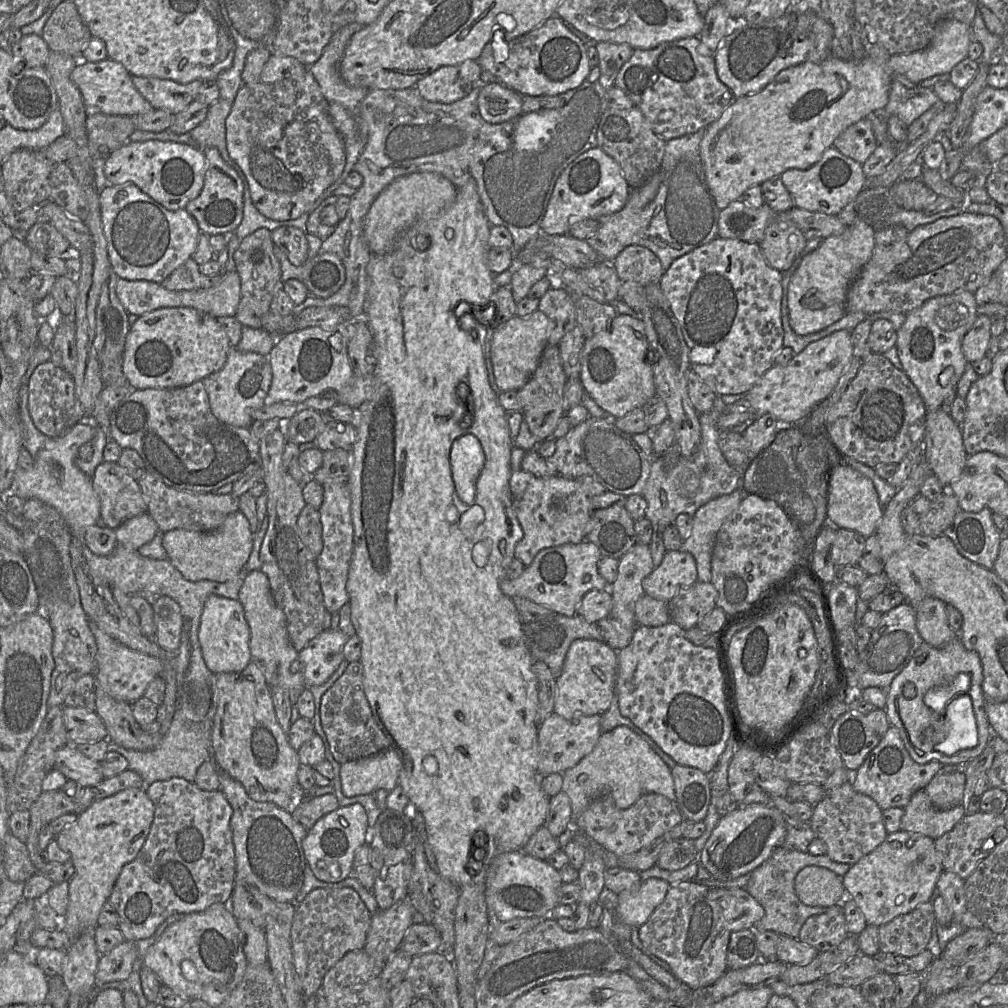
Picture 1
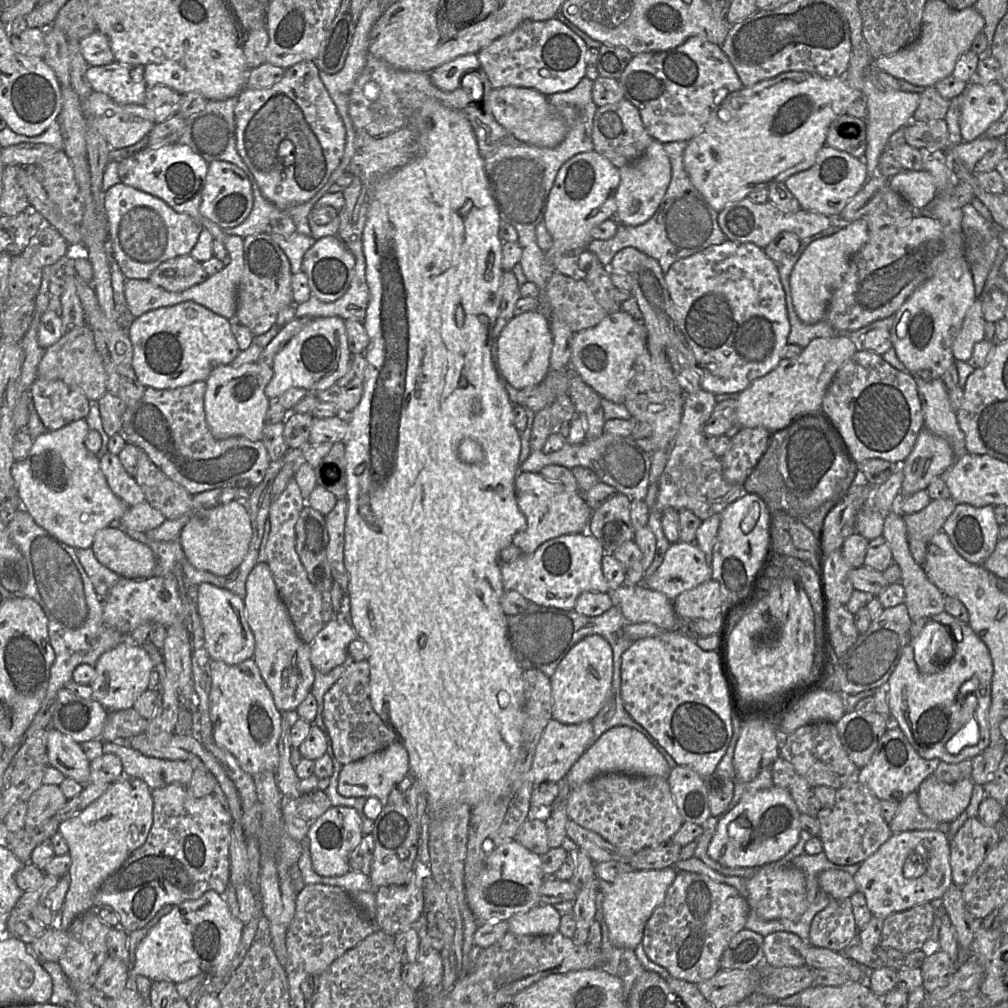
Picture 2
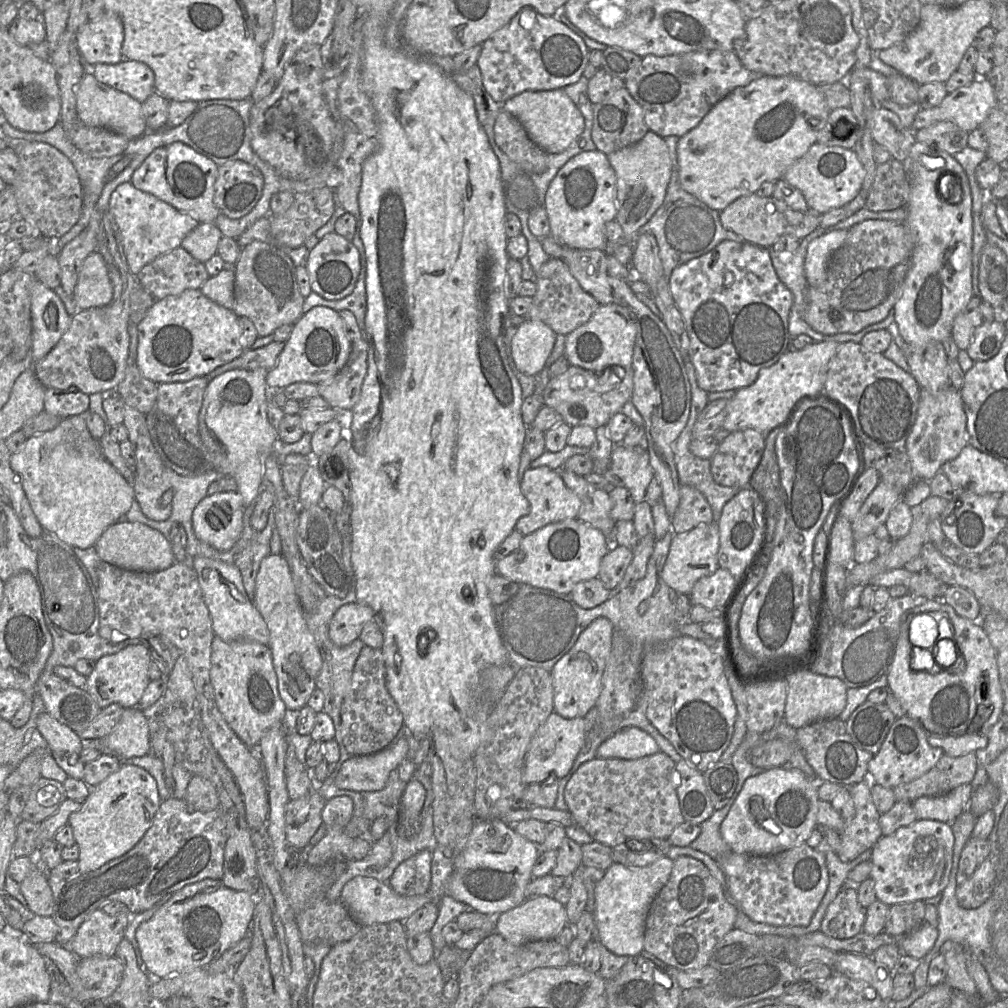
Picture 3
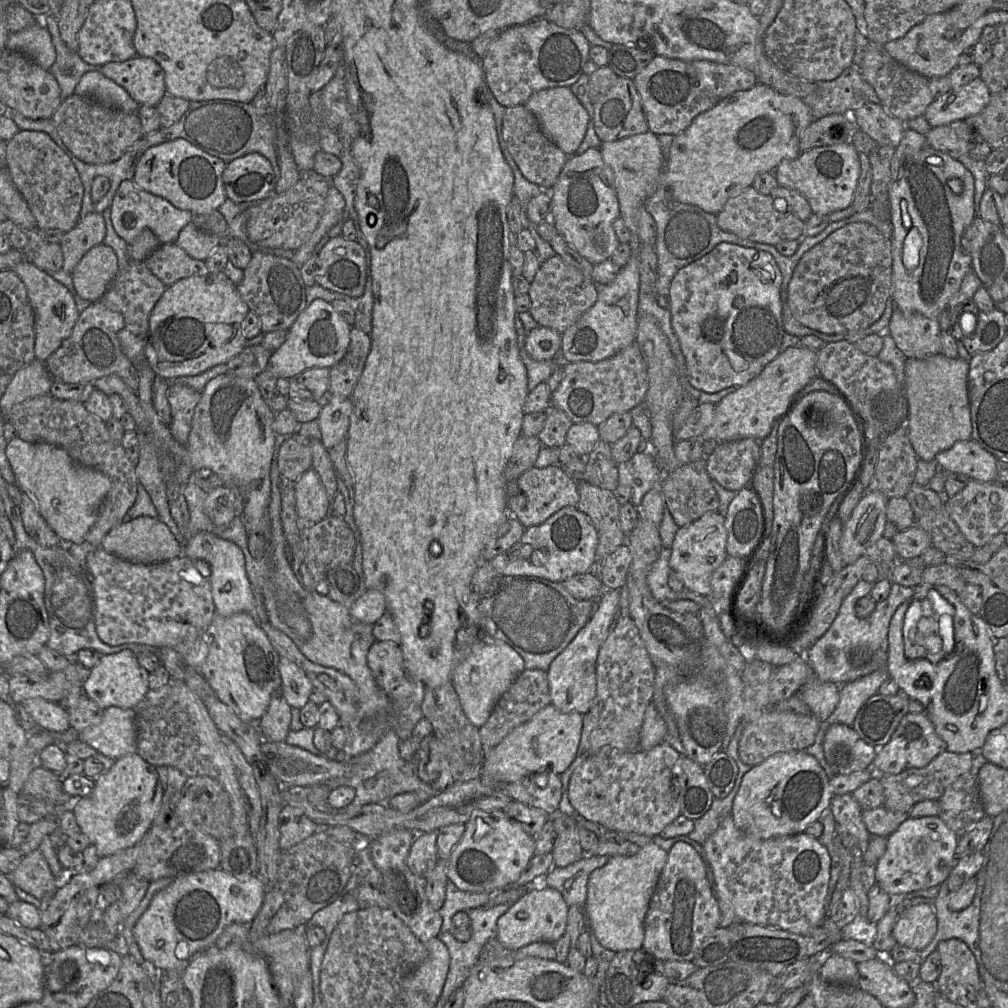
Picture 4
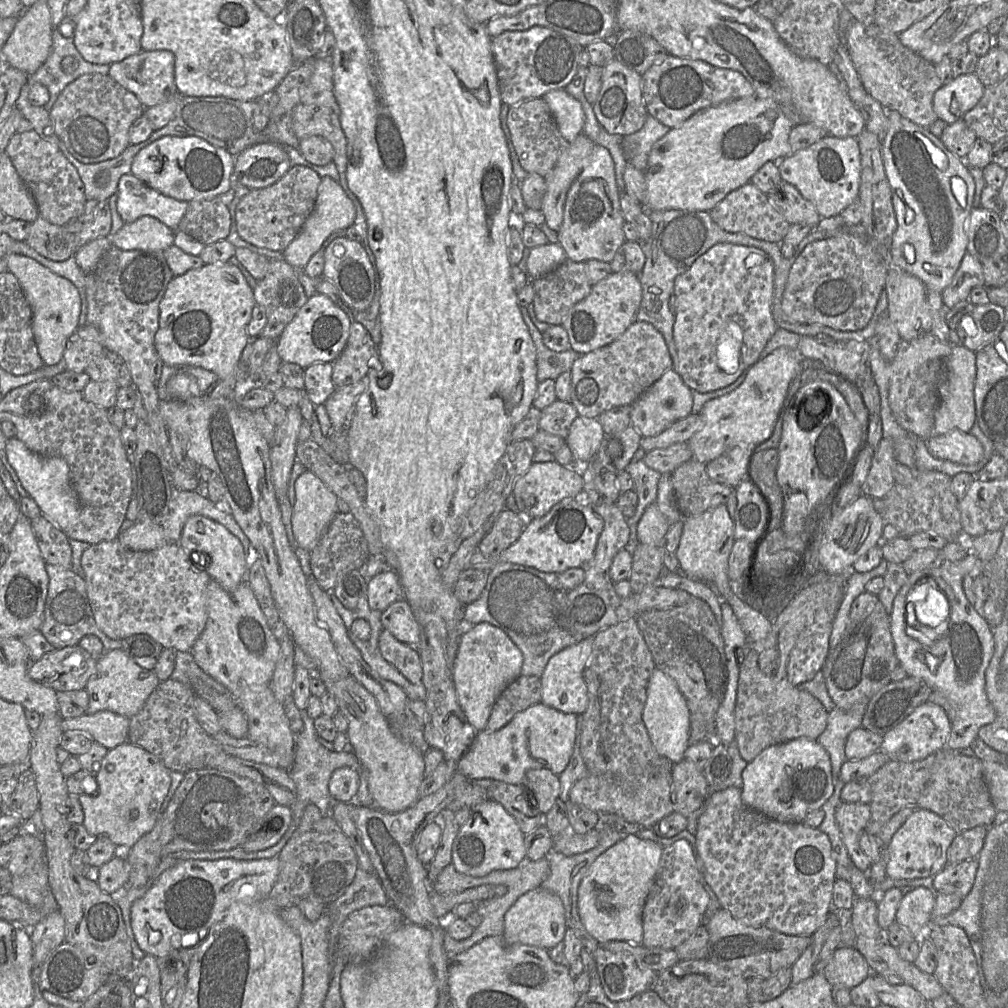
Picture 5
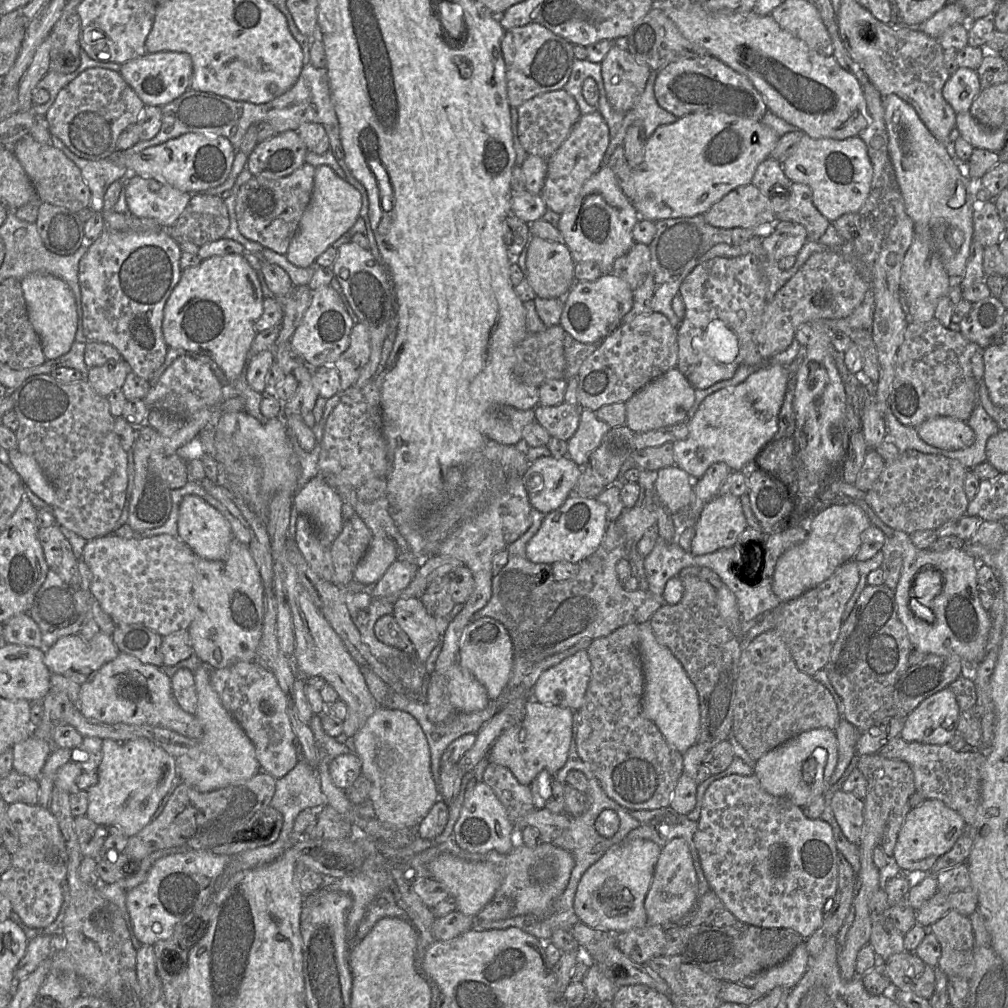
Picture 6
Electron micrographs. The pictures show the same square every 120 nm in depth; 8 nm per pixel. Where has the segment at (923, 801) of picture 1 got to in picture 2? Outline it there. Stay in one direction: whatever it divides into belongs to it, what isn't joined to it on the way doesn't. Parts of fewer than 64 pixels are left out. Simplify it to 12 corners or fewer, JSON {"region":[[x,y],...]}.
{"region":[[916,792],[899,803],[888,824],[892,834],[948,830],[921,811]]}

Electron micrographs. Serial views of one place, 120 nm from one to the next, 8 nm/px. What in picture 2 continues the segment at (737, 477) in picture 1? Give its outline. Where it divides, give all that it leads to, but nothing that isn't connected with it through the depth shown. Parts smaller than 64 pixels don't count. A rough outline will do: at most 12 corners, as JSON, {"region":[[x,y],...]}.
{"region":[[715,394],[685,396],[680,428],[658,484],[647,527],[653,562],[670,546],[667,508],[704,521],[747,494],[724,479],[703,430]]}

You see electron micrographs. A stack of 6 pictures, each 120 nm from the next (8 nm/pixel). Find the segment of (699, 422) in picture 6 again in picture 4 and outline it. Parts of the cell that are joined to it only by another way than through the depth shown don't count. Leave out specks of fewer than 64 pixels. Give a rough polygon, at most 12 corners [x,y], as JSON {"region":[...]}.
{"region":[[815,350],[780,352],[716,404],[700,438],[765,439],[818,375]]}

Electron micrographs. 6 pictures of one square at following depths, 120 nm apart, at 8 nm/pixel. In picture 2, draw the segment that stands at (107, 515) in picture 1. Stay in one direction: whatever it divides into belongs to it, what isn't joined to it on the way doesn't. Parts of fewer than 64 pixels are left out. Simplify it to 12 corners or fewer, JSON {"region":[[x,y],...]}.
{"region":[[107,451],[100,468],[112,492],[129,507],[145,501],[118,455]]}

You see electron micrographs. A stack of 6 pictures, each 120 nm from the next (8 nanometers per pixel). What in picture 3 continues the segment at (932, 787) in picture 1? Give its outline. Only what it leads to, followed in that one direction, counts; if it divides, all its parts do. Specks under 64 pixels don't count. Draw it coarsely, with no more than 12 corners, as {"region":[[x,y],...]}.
{"region":[[972,785],[912,802],[918,819],[951,824],[968,809]]}

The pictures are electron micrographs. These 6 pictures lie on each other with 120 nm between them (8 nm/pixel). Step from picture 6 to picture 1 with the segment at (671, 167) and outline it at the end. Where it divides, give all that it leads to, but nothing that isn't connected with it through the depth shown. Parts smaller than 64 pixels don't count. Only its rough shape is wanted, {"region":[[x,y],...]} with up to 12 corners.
{"region":[[878,46],[779,72],[705,129],[719,210],[883,109]]}

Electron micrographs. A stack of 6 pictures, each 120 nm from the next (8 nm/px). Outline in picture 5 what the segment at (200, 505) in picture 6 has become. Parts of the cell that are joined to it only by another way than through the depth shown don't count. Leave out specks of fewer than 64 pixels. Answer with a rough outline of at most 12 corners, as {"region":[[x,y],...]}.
{"region":[[202,515],[179,544],[223,589],[247,575],[240,540]]}

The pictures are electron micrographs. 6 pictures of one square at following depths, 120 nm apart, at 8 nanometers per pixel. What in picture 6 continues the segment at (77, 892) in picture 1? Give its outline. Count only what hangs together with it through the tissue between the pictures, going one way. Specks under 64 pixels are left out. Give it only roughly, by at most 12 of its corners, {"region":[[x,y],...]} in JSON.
{"region":[[145,738],[102,740],[86,816],[130,838],[177,776]]}

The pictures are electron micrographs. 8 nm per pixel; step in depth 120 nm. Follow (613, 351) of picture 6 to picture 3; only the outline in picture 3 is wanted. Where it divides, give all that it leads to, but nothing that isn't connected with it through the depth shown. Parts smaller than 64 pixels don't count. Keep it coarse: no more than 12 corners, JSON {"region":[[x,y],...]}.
{"region":[[570,365],[543,404],[571,427],[605,427],[631,401],[632,368]]}

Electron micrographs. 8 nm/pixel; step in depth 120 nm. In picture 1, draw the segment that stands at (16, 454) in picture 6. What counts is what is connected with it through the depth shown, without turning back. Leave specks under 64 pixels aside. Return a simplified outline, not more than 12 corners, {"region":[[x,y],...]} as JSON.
{"region":[[85,416],[51,437],[10,491],[62,515],[81,539],[100,520],[93,479],[75,464],[91,442]]}

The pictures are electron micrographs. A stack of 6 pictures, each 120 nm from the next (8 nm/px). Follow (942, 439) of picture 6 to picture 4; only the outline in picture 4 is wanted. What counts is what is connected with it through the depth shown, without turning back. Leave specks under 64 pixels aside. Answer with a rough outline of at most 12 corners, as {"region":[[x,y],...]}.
{"region":[[972,439],[935,457],[938,467],[997,482],[998,460]]}

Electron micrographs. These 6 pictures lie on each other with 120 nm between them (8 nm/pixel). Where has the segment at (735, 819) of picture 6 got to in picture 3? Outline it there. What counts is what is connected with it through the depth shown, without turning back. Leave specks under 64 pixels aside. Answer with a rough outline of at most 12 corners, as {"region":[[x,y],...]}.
{"region":[[806,843],[717,861],[752,920],[807,926],[829,883]]}

